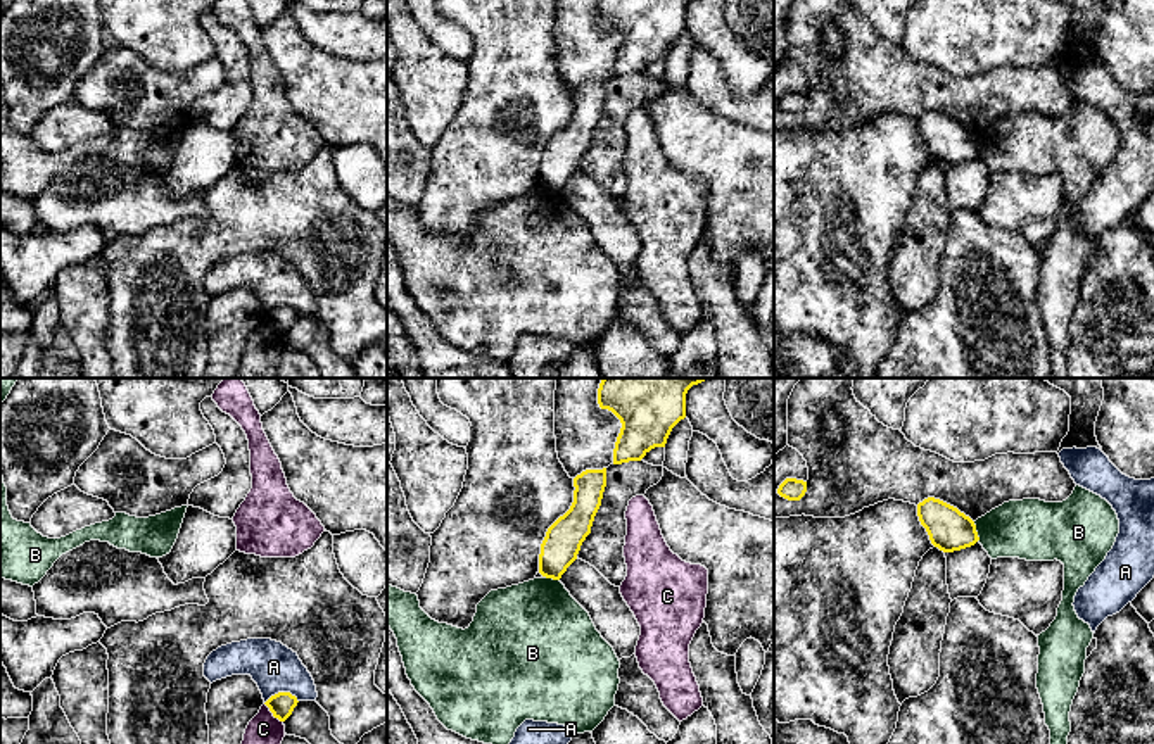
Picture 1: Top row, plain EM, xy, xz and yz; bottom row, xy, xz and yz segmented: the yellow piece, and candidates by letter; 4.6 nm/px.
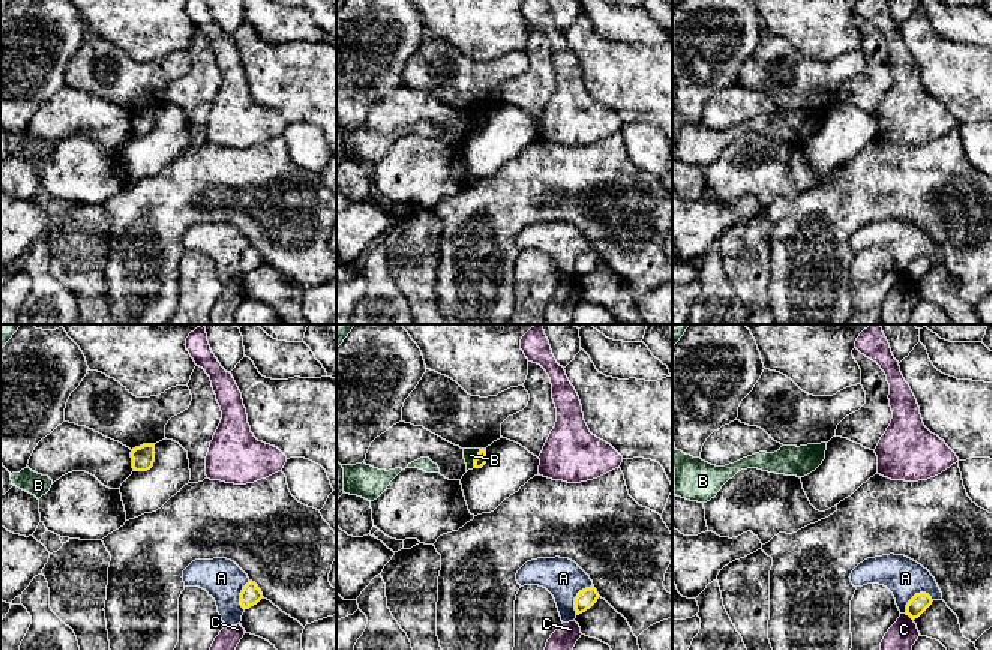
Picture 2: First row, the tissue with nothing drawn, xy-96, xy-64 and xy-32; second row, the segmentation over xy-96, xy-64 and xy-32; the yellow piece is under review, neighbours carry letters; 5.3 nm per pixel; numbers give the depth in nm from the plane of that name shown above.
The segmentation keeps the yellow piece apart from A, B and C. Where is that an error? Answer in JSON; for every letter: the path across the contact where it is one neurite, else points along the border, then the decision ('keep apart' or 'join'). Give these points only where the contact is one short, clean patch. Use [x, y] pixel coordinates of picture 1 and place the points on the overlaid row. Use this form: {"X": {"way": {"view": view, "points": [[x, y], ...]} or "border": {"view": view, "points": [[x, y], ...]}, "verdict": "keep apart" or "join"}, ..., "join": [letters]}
{"A": {"verdict": "keep apart"}, "B": {"border": {"view": "yz", "points": [[973, 522], [978, 541]]}, "verdict": "keep apart"}, "C": {"verdict": "keep apart"}, "join": []}

